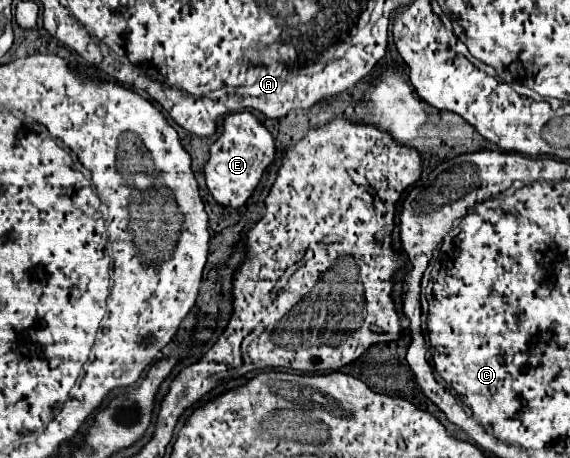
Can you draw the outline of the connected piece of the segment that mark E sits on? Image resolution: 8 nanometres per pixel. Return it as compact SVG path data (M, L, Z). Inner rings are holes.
M250 112L228 114L222 124L222 134L210 146L210 158L204 164L206 186L214 200L230 208L240 208L258 186L268 164L274 160L274 152L276 148L272 134Z

